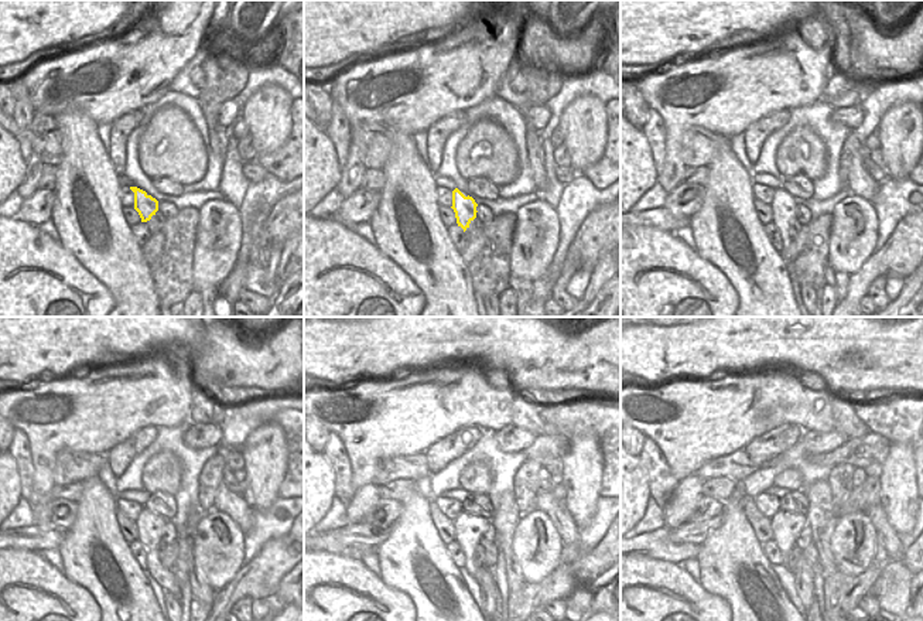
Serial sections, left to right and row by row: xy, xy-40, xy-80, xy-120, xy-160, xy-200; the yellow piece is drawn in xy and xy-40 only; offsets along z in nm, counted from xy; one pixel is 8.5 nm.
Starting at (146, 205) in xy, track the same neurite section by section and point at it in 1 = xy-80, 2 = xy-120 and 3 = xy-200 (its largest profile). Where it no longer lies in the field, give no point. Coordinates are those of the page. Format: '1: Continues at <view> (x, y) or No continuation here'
1: Continues at xy-80 (785, 212)
2: Continues at xy-120 (149, 532)
3: Continues at xy-200 (797, 521)

